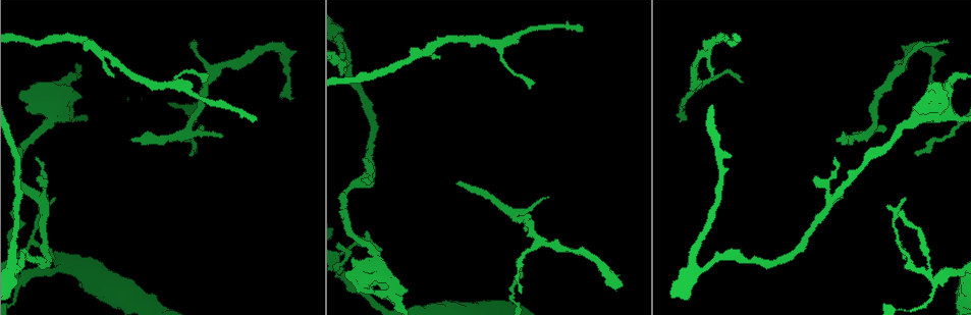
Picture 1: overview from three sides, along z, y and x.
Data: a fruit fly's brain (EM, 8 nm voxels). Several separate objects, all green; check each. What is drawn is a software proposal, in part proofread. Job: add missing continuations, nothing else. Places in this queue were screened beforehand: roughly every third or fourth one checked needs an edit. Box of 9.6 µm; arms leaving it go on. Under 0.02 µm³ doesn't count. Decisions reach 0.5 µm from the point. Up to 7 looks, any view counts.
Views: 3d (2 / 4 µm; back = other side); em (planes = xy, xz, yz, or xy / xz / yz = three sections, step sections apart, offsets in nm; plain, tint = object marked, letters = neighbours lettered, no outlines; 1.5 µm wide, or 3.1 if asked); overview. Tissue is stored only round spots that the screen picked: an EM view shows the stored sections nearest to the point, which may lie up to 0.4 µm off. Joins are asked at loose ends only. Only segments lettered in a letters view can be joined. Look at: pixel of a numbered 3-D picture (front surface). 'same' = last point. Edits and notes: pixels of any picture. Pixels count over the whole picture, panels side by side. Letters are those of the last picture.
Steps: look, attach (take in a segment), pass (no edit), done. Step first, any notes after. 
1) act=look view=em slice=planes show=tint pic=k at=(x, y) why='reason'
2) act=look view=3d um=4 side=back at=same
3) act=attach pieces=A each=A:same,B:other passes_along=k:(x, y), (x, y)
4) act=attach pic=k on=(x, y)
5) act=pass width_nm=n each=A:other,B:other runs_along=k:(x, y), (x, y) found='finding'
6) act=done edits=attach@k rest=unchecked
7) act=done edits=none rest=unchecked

act=look view=3d um=4 pic=1 at=(947, 39) why='thin end'

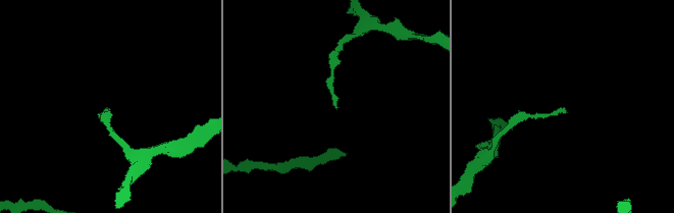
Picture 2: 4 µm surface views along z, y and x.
act=look view=em slice=yz step=4 show=letters pic=2 at=(566, 110)

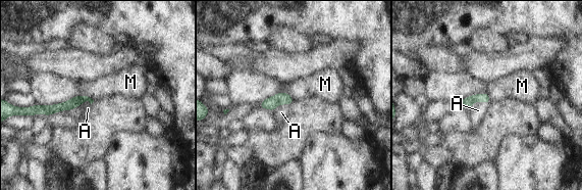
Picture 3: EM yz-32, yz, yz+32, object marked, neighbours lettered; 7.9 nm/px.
act=look view=em slice=planes show=letters at=same

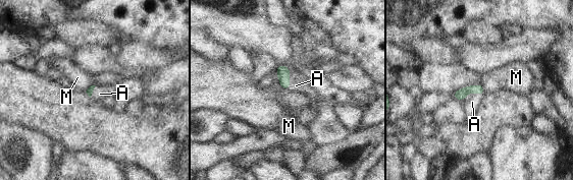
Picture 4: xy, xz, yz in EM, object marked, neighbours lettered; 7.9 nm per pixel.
act=attach pieces=A each=A:same,M:other passes_along=4:(461, 94), (471, 93), (472, 102) found='it goes on there'

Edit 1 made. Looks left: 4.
act=look view=overview

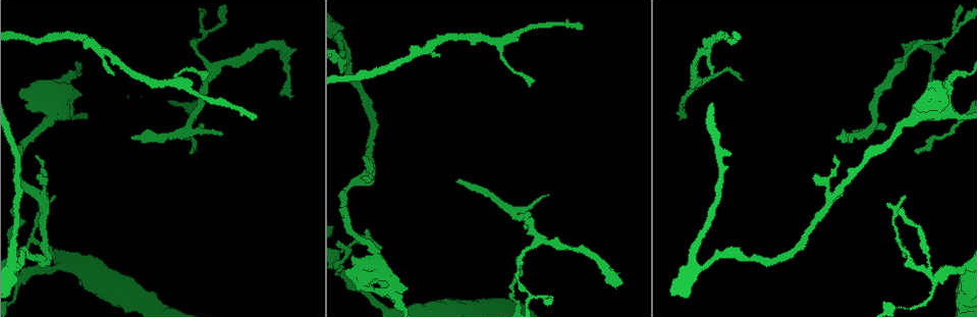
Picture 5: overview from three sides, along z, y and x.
act=look view=em slice=xy step=4 show=tint pic=5 at=(835, 137) why='branch stops here'

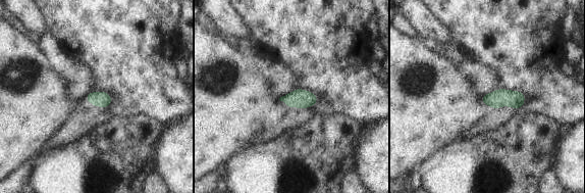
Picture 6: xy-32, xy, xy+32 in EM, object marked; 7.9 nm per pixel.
act=look view=em slice=xz step=4 show=letters at=same why='another direction'

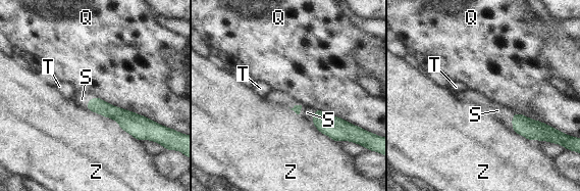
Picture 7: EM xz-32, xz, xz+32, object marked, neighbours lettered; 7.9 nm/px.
act=attach pieces=S longest_contact=Q:500nm each=Q:other,S:same,T:other,Z:other found='the neuron continues'

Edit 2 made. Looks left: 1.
act=done edits=attach@4,attach@7 rest=unchecked

